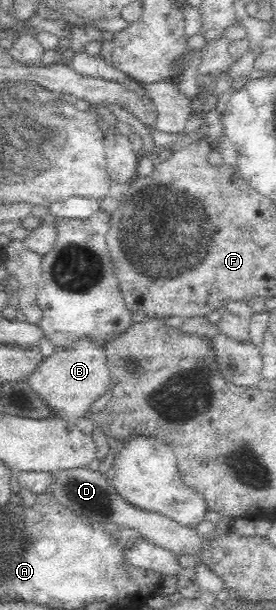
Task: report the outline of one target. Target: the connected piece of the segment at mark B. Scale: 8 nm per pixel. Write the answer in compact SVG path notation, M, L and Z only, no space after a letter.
M80 338L71 348L66 350L54 349L50 356L45 357L38 364L38 367L31 371L30 375L27 375L25 383L49 407L51 415L65 420L76 421L78 417L88 415L88 409L90 409L92 403L109 388L110 370L103 345L94 343L91 338Z

